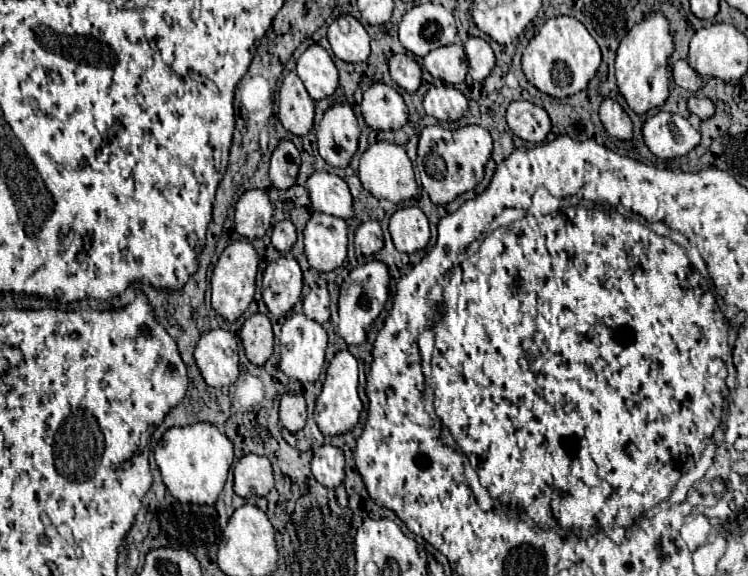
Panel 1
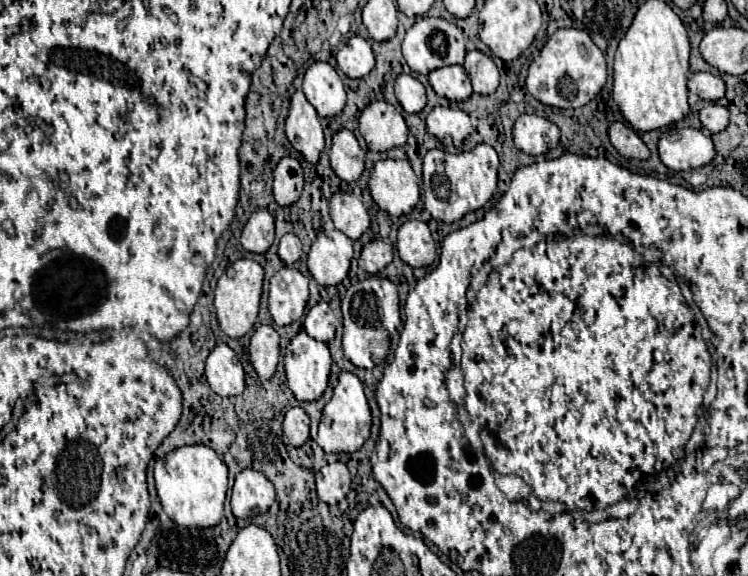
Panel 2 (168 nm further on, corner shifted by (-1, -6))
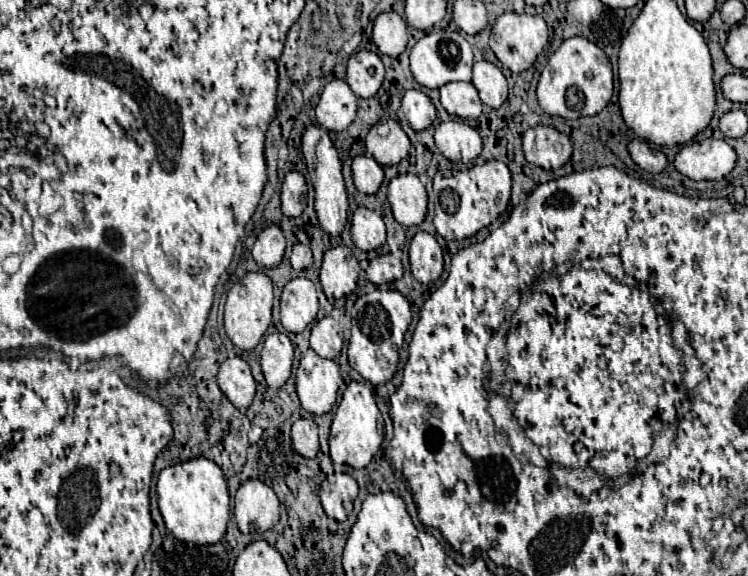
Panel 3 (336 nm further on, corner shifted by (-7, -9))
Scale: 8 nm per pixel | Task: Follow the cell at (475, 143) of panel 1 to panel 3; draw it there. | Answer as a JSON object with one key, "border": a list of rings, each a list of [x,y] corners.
{"border":[[[488,161],[484,165],[474,165],[468,171],[440,171],[434,177],[434,193],[436,193],[436,215],[434,215],[434,227],[440,237],[446,241],[460,241],[476,235],[480,229],[488,227],[492,221],[496,221],[508,207],[510,201],[510,171],[500,161]]]}

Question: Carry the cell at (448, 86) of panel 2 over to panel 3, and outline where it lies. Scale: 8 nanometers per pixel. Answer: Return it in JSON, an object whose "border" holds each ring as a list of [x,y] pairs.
{"border":[[[448,83],[440,89],[442,107],[460,119],[478,119],[482,115],[482,103],[472,83]]]}

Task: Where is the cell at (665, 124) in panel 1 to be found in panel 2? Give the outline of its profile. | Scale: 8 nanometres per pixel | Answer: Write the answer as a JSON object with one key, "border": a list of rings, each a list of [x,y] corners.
{"border":[[[688,126],[666,130],[658,140],[658,152],[660,160],[670,170],[692,170],[704,166],[716,154],[710,136]]]}

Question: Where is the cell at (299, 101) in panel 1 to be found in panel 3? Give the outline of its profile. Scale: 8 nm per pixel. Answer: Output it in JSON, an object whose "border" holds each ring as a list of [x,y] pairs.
{"border":[[[310,125],[304,131],[302,137],[302,153],[308,165],[308,173],[310,173],[310,181],[314,185],[314,209],[316,209],[316,217],[320,227],[324,229],[324,233],[328,233],[330,237],[340,237],[344,233],[346,221],[348,221],[348,195],[346,195],[346,185],[344,185],[344,177],[342,177],[342,163],[338,157],[338,151],[334,149],[328,131],[318,127],[318,125]]]}

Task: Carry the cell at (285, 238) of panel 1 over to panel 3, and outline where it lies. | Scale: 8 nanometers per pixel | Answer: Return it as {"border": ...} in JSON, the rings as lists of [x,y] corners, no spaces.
{"border":[[[296,243],[294,249],[292,249],[292,255],[290,255],[290,263],[296,271],[304,271],[312,265],[312,251],[310,247],[302,245],[302,243]]]}

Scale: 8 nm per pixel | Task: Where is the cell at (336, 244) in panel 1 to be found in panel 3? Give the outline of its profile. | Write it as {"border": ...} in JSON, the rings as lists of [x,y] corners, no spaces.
{"border":[[[338,245],[326,251],[320,269],[320,283],[324,287],[326,297],[340,299],[352,293],[356,289],[358,273],[360,273],[360,265],[350,247]]]}

